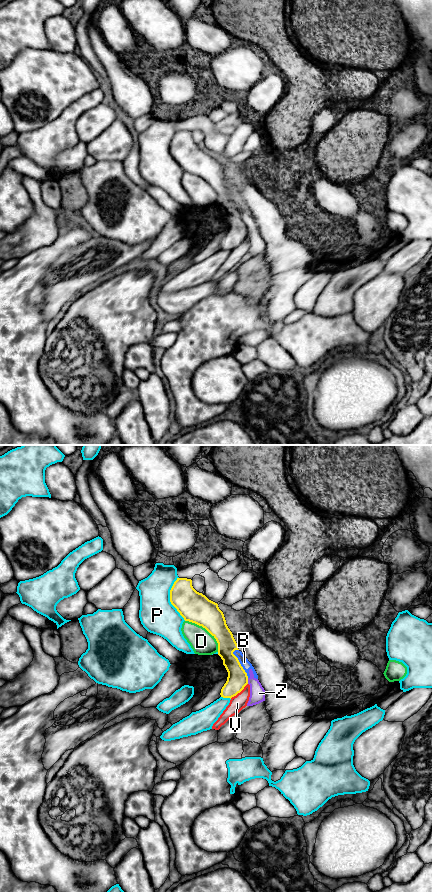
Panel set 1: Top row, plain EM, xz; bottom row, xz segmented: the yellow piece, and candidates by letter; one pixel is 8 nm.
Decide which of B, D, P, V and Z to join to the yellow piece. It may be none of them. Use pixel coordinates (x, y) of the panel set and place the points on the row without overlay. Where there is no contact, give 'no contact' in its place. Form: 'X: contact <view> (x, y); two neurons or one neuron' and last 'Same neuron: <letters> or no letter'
B: contact xz (239, 215); two neurons
D: contact xz (206, 181); two neurons
P: contact xz (170, 151); two neurons
V: contact xz (239, 244); two neurons
Z: contact xz (247, 233); two neurons
Same neuron: no letter

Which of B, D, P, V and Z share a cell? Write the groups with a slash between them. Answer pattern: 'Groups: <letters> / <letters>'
Groups: B Z / D / P / V

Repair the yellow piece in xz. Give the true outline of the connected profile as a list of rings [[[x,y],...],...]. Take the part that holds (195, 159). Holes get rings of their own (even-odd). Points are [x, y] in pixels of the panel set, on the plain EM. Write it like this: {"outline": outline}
{"outline": [[[177,130],[170,142],[170,154],[185,173],[205,180],[218,195],[218,207],[223,212],[228,229],[221,241],[221,249],[232,250],[248,236],[248,228],[233,206],[238,197],[226,176],[218,156],[209,152],[192,138],[192,132]]]}

